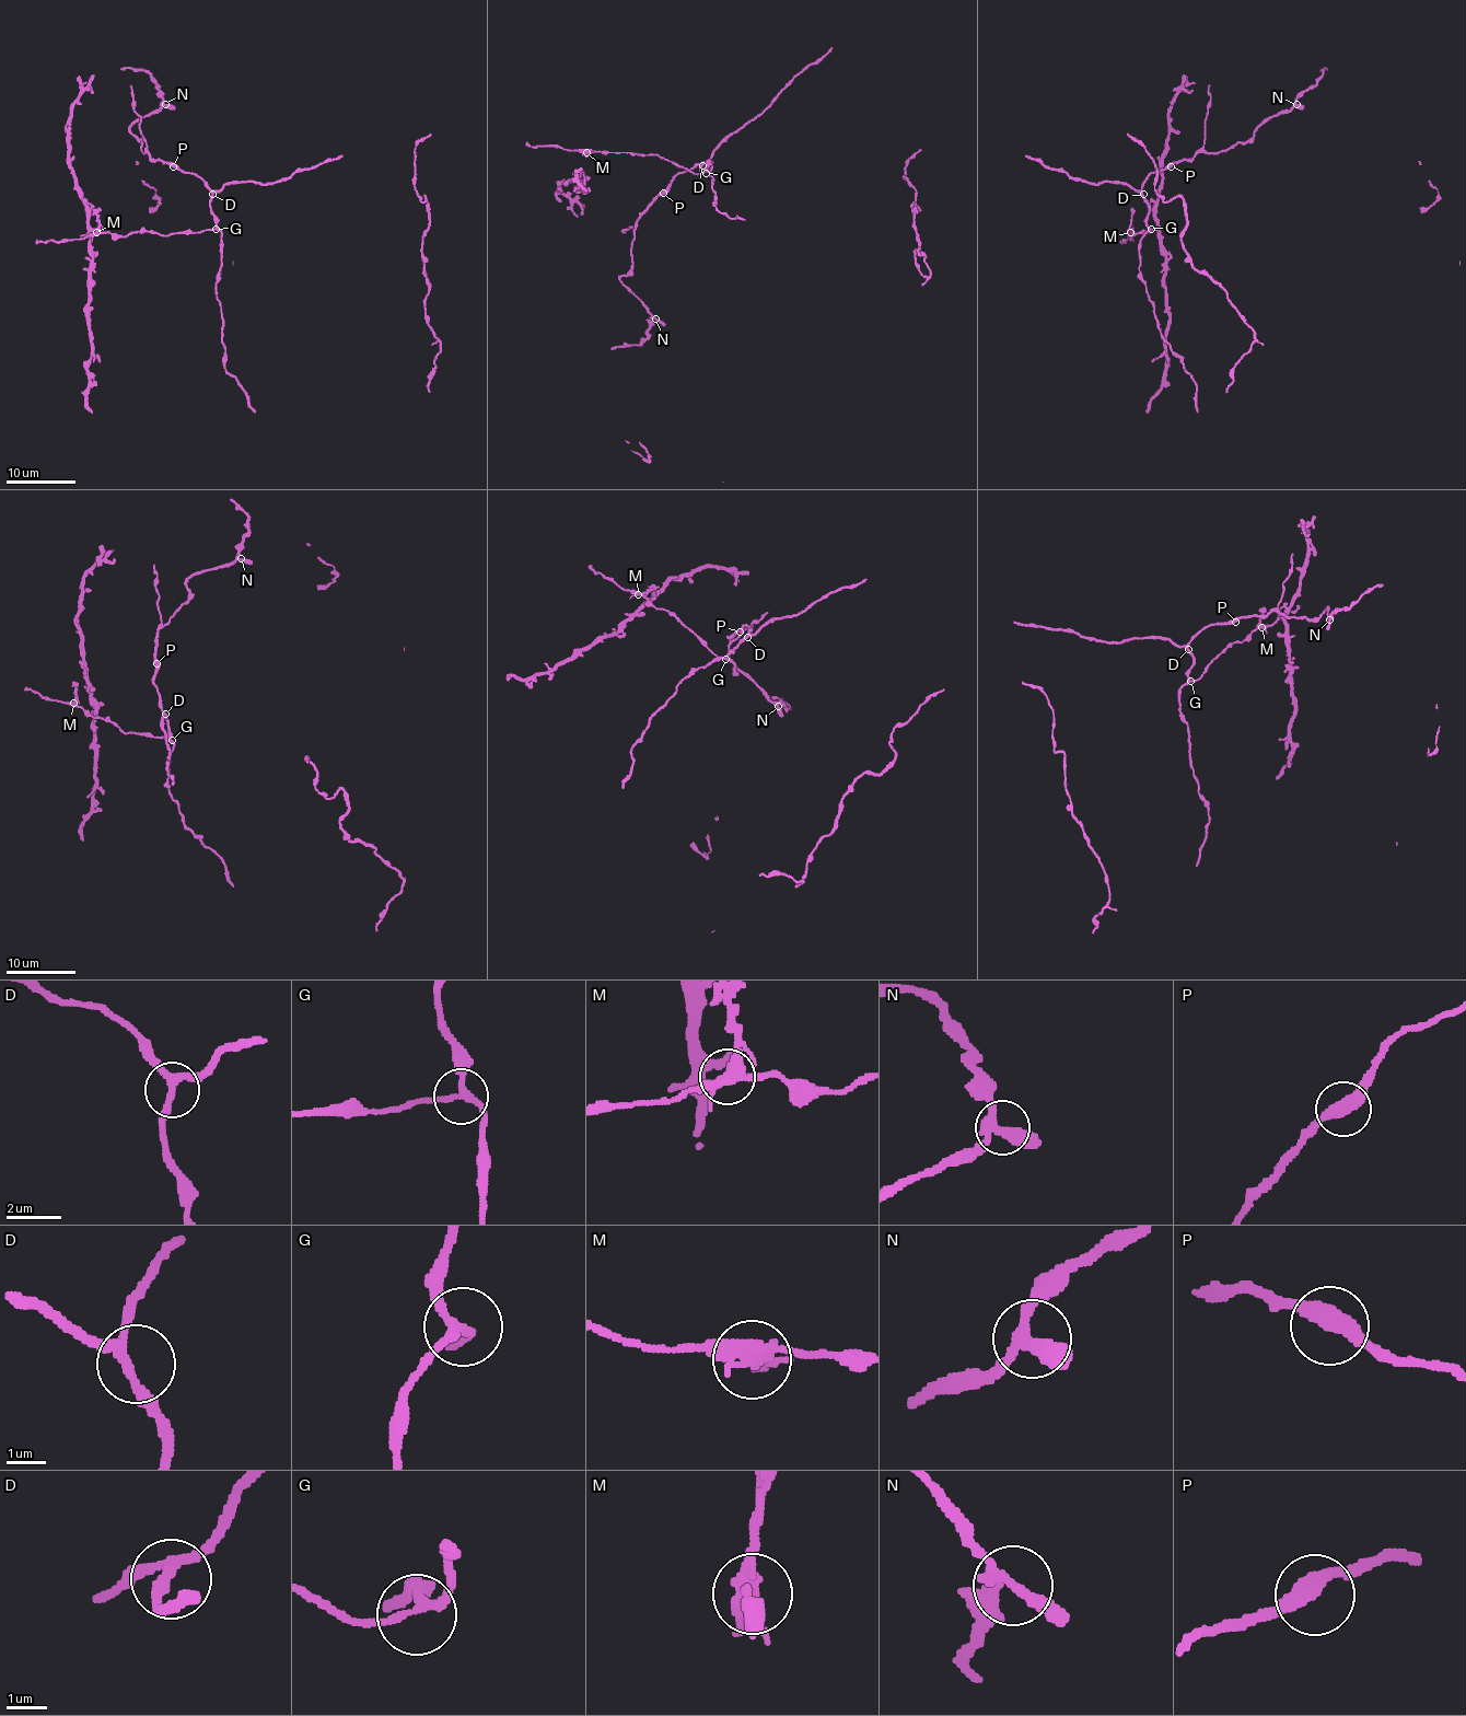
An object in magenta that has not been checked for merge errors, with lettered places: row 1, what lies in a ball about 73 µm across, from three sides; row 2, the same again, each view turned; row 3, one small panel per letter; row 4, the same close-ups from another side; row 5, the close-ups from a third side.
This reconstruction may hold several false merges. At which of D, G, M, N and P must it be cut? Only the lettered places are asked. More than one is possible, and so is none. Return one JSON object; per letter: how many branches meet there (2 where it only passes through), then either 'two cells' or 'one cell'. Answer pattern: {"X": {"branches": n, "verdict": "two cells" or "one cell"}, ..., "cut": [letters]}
{"D": {"branches": 3, "verdict": "one cell"}, "G": {"branches": 3, "verdict": "one cell"}, "M": {"branches": 4, "verdict": "two cells"}, "N": {"branches": 3, "verdict": "one cell"}, "P": {"branches": 2, "verdict": "one cell"}, "cut": ["M"]}

